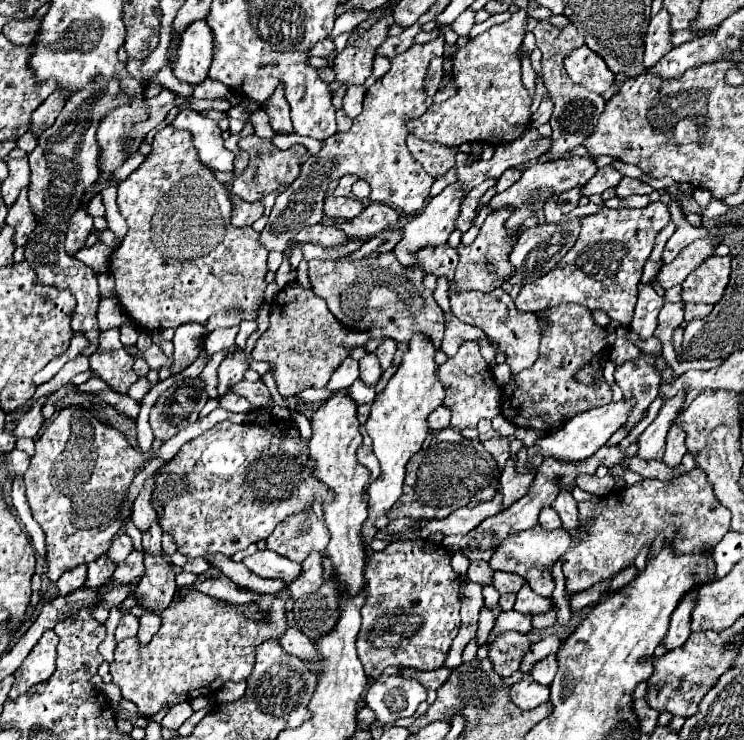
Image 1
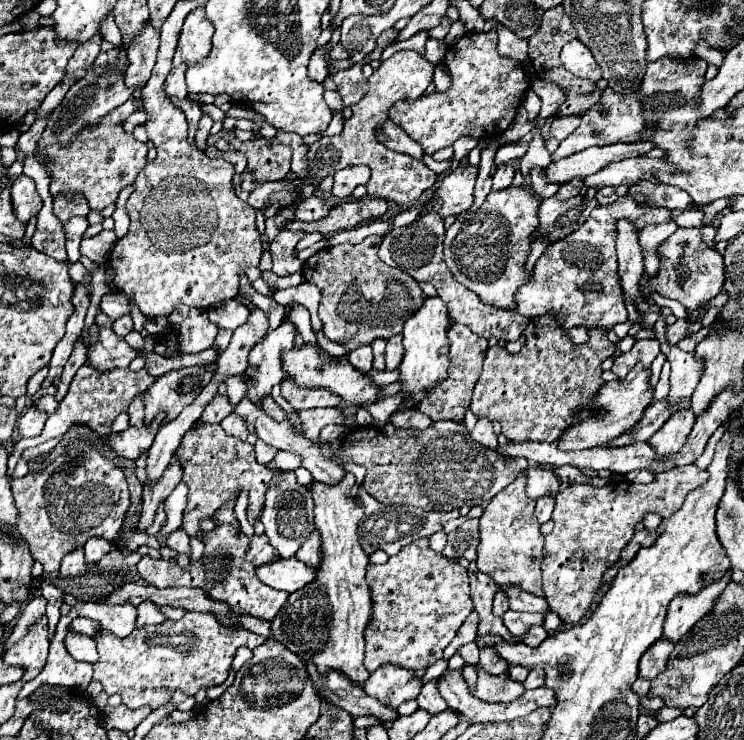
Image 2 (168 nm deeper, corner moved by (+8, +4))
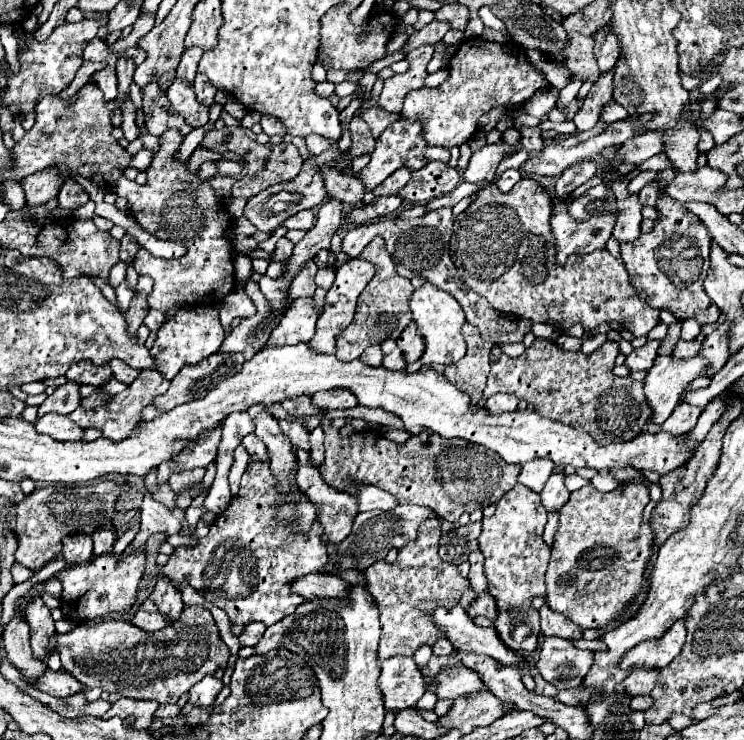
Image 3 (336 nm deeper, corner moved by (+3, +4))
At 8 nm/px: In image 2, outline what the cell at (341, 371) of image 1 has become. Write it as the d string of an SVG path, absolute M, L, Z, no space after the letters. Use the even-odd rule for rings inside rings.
M292 304L292 306L286 306L286 318L290 322L296 324L300 336L304 338L304 342L314 342L316 344L316 338L310 336L310 312L304 308L304 306L298 306L298 304Z

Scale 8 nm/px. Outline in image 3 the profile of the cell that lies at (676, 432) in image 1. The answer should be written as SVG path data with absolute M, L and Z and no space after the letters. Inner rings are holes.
M679 404L677 410L673 410L673 414L661 424L661 430L669 432L673 436L687 434L697 424L699 414L701 414L701 408L695 408L689 404Z

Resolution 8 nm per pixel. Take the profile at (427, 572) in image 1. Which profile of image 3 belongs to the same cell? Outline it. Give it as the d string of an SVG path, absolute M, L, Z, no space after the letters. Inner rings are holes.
M429 520L421 526L419 536L415 542L405 544L399 550L399 556L393 564L385 560L373 562L365 570L367 588L377 600L379 614L381 614L381 640L377 648L377 660L383 662L391 656L413 656L417 648L423 644L433 646L441 638L441 630L433 626L433 610L445 606L457 606L463 592L471 586L467 578L463 578L455 564L443 562L439 558L439 538L441 528L437 520Z

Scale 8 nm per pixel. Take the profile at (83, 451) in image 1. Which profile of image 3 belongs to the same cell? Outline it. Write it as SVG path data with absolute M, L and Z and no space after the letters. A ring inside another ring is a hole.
M99 480L95 484L73 486L73 490L61 488L35 488L27 494L17 506L17 524L15 536L19 540L19 548L15 552L15 560L31 570L41 570L47 562L61 556L61 540L69 534L93 534L93 530L111 526L117 518L117 498L121 494L121 486L113 480Z

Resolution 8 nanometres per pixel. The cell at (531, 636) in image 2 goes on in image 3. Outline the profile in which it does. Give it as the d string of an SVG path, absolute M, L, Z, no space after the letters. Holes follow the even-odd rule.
M545 638L539 648L537 670L559 690L579 688L591 664L593 654L589 650L577 650L565 638Z

